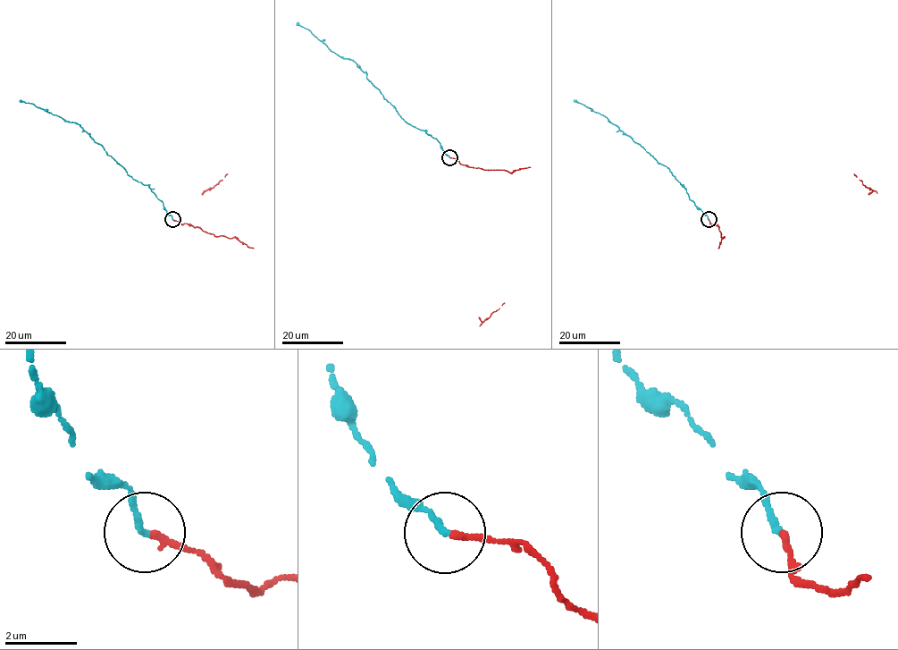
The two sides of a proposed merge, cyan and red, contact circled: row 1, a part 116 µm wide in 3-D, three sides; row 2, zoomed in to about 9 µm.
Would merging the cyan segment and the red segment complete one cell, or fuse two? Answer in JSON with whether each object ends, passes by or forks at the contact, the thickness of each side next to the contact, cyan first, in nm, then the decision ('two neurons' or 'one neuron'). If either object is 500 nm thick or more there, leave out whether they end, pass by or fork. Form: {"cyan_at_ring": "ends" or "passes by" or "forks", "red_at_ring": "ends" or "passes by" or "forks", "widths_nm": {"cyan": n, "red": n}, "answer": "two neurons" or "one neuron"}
{"cyan_at_ring": "ends", "red_at_ring": "ends", "widths_nm": {"cyan": 180, "red": 180}, "answer": "one neuron"}

